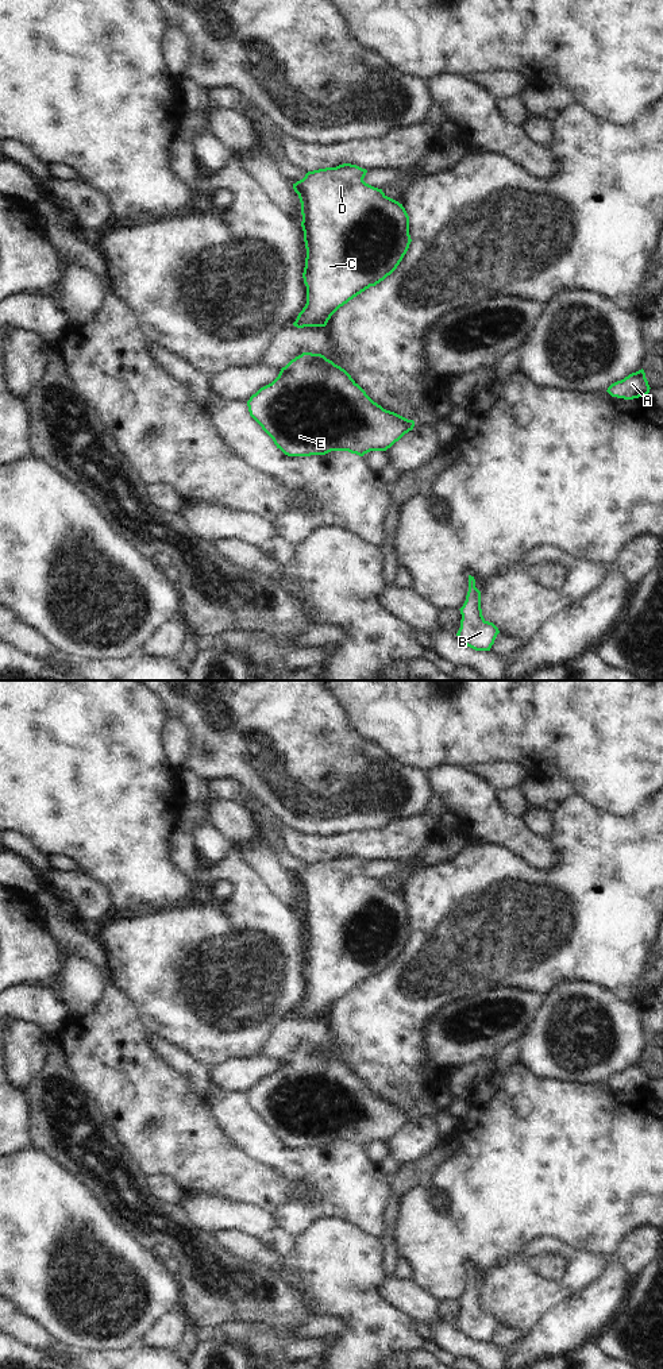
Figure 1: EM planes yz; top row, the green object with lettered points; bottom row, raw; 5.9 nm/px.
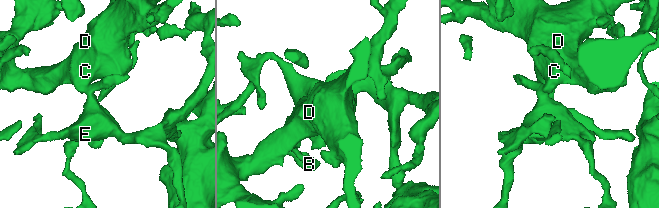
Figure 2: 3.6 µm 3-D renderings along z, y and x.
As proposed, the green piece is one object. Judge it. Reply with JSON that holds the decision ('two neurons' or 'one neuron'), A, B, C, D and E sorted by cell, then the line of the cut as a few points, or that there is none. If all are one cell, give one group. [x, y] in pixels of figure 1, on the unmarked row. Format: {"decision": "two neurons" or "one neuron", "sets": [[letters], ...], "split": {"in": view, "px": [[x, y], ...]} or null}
{"decision": "one neuron", "sets": [["A", "B", "C", "D", "E"]], "split": null}

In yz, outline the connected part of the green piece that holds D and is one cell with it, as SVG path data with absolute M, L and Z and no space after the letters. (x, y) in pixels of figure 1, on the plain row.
M343 855L308 863L293 875L301 894L307 940L302 964L307 995L293 1014L297 1019L325 1018L331 1007L350 991L390 967L412 933L409 907L398 892L363 872L367 861Z

